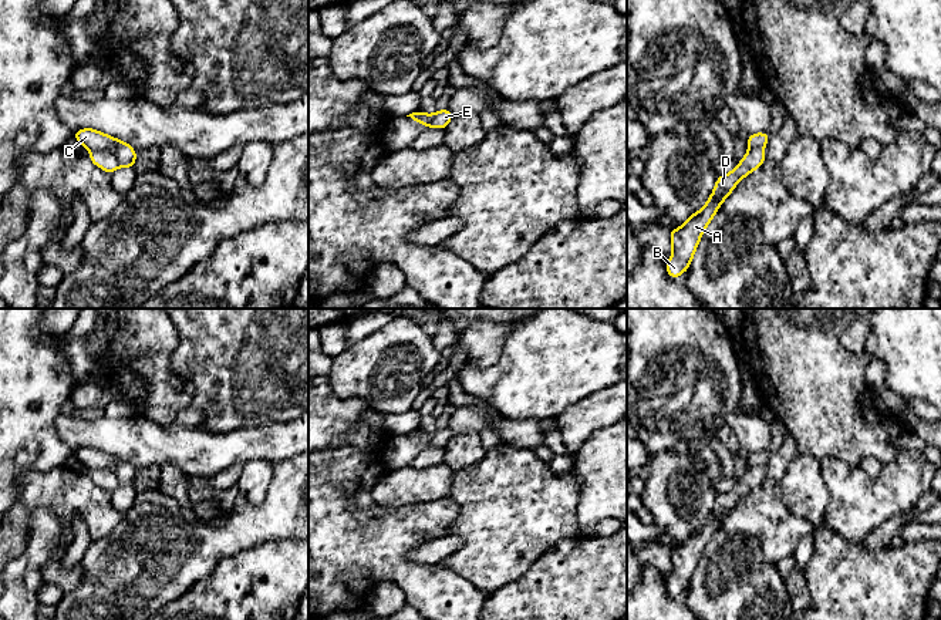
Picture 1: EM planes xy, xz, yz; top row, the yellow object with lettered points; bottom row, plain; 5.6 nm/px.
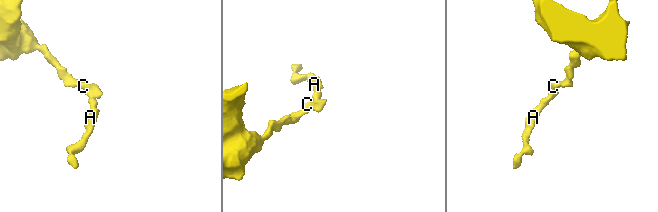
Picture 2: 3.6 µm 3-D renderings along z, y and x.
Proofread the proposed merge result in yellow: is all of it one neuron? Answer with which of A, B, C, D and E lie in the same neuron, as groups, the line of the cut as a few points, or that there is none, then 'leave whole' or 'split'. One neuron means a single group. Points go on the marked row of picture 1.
A B D / C E | xy (93, 150), (111, 150), (118, 165) | split

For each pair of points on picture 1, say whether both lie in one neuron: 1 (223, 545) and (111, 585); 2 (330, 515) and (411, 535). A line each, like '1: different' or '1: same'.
1: same
2: same

